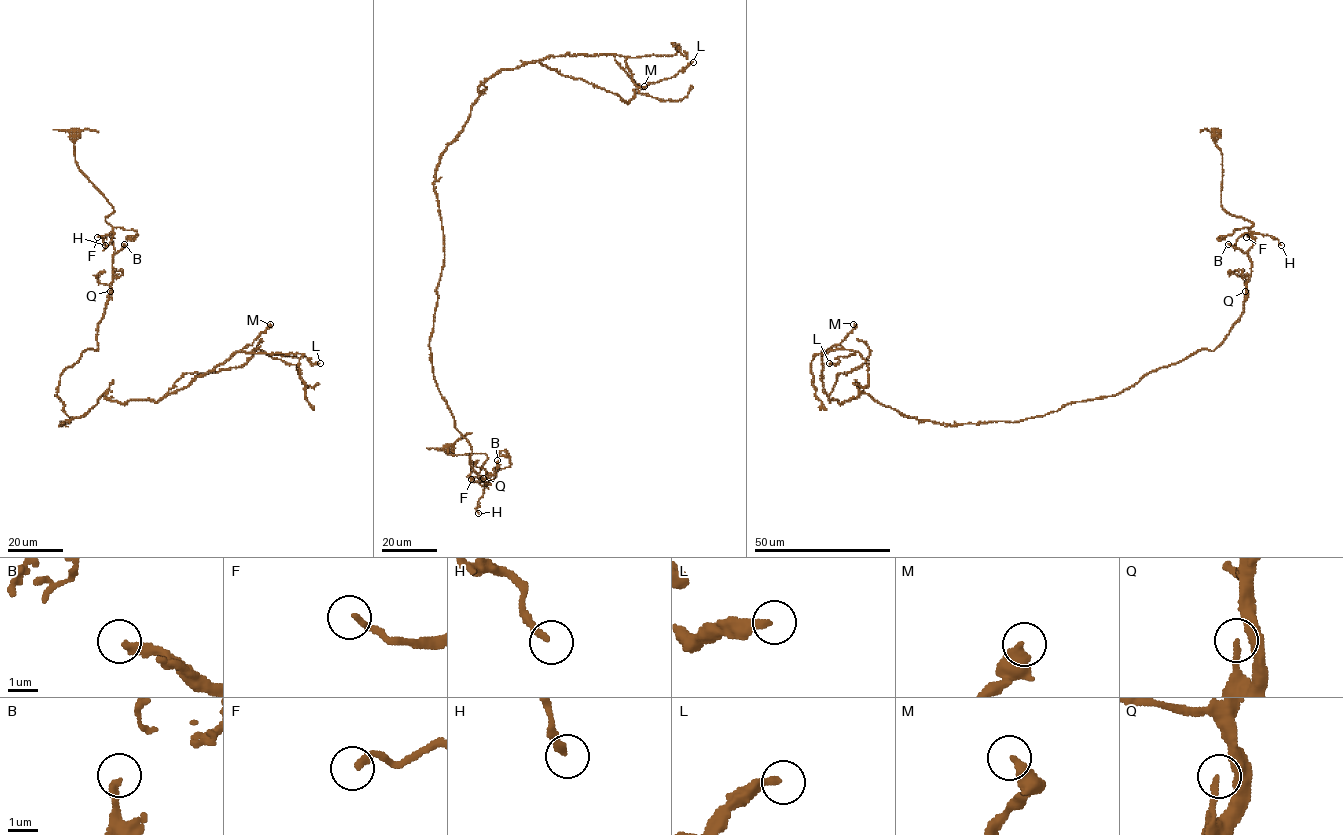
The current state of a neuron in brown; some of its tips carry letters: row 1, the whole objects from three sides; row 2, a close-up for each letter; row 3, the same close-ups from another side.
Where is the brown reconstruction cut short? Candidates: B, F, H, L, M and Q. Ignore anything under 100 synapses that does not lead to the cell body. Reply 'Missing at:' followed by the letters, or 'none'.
Missing at: none

